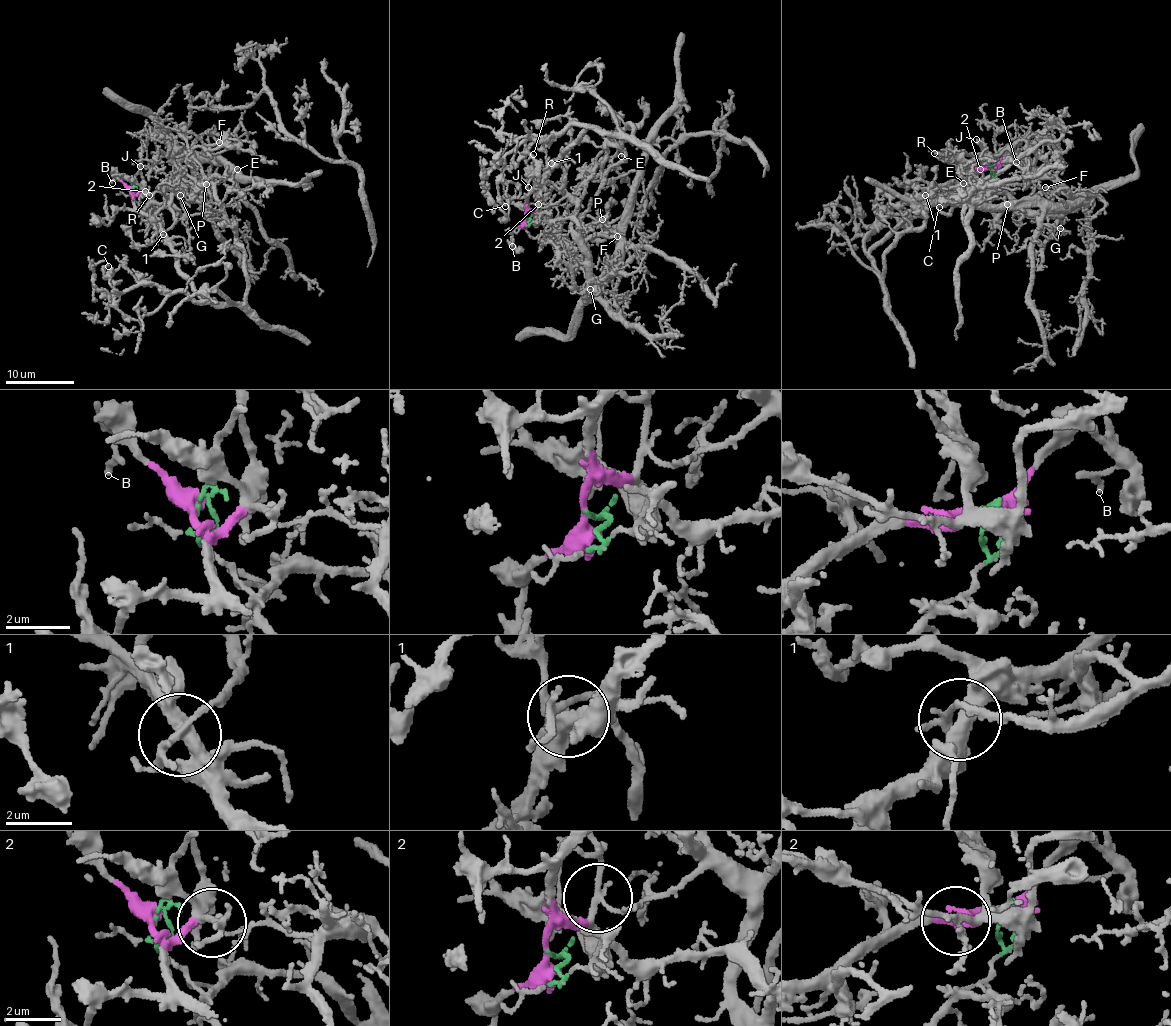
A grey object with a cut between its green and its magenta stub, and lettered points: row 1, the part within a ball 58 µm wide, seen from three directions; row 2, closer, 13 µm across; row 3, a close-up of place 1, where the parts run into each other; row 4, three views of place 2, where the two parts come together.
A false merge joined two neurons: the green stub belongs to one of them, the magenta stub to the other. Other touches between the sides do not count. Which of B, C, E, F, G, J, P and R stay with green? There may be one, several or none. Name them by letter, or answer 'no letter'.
E, F, G, P

